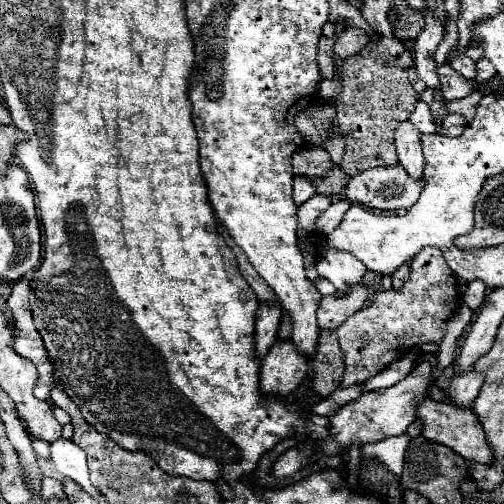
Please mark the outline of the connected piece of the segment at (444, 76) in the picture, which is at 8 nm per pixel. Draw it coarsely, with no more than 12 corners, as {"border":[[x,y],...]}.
{"border":[[439,65],[441,93],[447,101],[463,99],[475,91],[475,83]]}

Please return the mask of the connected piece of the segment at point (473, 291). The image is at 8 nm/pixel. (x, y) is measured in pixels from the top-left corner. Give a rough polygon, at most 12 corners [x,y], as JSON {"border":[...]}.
{"border":[[483,281],[467,285],[463,303],[477,311],[487,295]]}

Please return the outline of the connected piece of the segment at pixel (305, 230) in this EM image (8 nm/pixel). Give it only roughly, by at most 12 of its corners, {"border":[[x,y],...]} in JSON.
{"border":[[315,195],[297,211],[297,235],[309,237],[317,217],[331,205]]}

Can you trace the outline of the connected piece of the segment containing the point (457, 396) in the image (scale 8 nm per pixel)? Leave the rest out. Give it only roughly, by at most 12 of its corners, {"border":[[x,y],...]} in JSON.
{"border":[[473,369],[455,373],[449,397],[471,405],[485,377]]}

